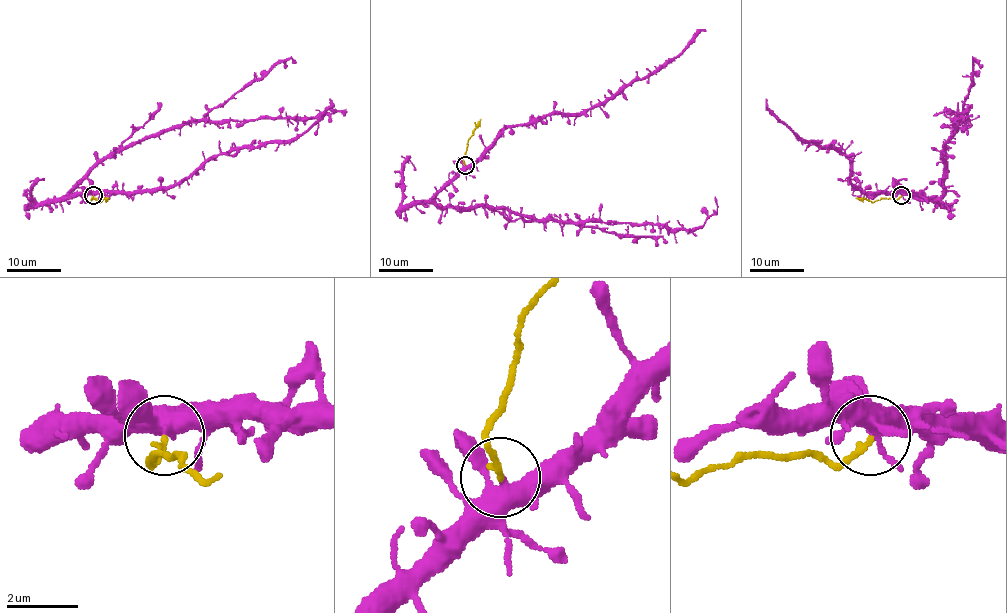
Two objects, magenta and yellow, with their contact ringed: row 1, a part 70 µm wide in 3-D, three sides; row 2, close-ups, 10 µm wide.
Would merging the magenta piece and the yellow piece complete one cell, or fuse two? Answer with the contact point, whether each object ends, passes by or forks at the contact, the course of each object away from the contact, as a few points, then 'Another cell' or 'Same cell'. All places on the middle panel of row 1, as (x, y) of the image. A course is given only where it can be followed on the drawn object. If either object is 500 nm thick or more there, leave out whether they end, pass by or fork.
Place: (465, 165). At the ring magenta forks. At the ring yellow ends. Course of magenta: (464, 164), (436, 197), (440, 205), (504, 207), (522, 216), (559, 222), (691, 230), (716, 209), (715, 197). Course of yellow: (464, 164), (467, 140), (481, 119). Another cell

